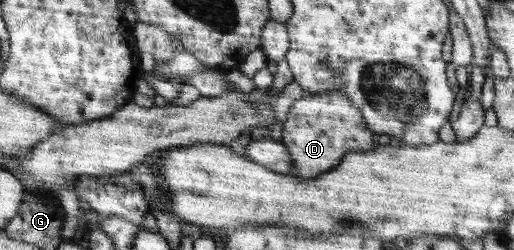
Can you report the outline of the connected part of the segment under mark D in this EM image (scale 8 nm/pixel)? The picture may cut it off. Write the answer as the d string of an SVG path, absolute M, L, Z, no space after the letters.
M342 91L322 94L305 94L294 102L284 124L280 138L291 154L292 172L286 176L312 179L339 166L343 157L351 152L368 152L372 149L373 130L368 130L360 110L350 104Z

